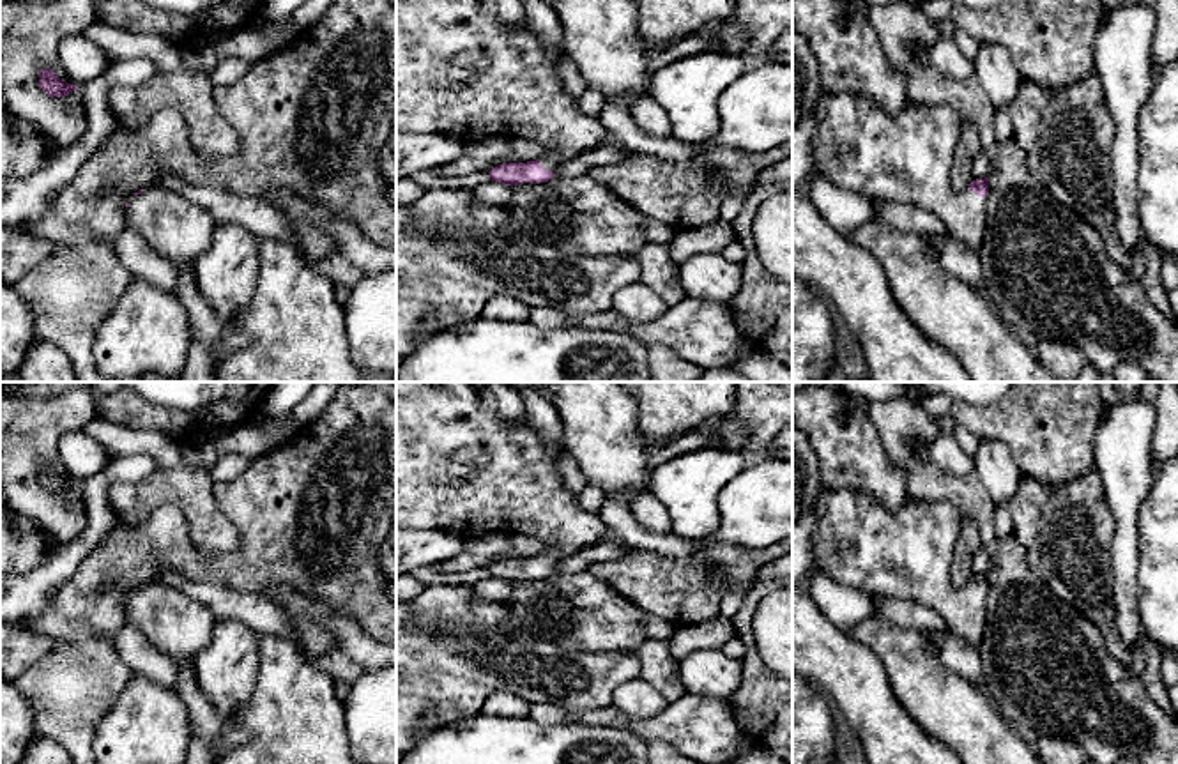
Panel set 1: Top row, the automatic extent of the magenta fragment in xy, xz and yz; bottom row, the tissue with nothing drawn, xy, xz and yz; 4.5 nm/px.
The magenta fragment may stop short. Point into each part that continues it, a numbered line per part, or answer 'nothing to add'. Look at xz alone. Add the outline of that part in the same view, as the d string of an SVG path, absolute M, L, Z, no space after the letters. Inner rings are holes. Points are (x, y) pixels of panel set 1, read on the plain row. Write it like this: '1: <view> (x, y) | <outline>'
1: xz (458, 467) | M396 382L396 529L442 529L462 539L485 534L520 534L534 538L547 548L539 555L541 561L555 569L562 559L610 538L608 529L598 513L582 509L577 497L562 486L555 467L562 455L564 447L559 444L547 444L527 417L516 426L502 423L492 396L476 391L469 382Z

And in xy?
1: xy (179, 626) | M163 584L143 587L126 605L126 623L175 661L193 661L210 642L216 621L207 605Z

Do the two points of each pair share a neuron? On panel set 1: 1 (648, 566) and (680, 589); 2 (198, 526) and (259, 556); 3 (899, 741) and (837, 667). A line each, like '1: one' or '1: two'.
1: one
2: two
3: one

